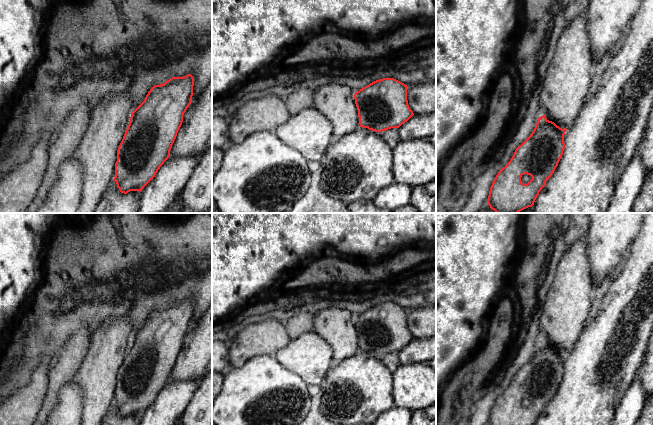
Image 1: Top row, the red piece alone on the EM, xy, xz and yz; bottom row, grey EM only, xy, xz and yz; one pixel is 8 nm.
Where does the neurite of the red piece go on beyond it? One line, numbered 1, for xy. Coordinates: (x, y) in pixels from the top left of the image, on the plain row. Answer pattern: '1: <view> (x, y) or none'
1: none

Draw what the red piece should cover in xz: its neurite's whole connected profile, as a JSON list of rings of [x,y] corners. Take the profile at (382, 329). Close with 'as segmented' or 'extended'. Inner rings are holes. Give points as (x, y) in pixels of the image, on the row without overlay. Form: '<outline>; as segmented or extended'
[[[383,302],[354,318],[360,351],[375,356],[399,352],[413,339],[407,324],[407,309]]]; as segmented

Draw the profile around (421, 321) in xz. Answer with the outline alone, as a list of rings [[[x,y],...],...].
[[[436,303],[407,309],[407,324],[415,339],[436,336]]]

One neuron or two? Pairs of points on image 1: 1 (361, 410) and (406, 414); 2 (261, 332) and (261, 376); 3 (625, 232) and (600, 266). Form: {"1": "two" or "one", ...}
{"1": "two", "2": "two", "3": "one"}

